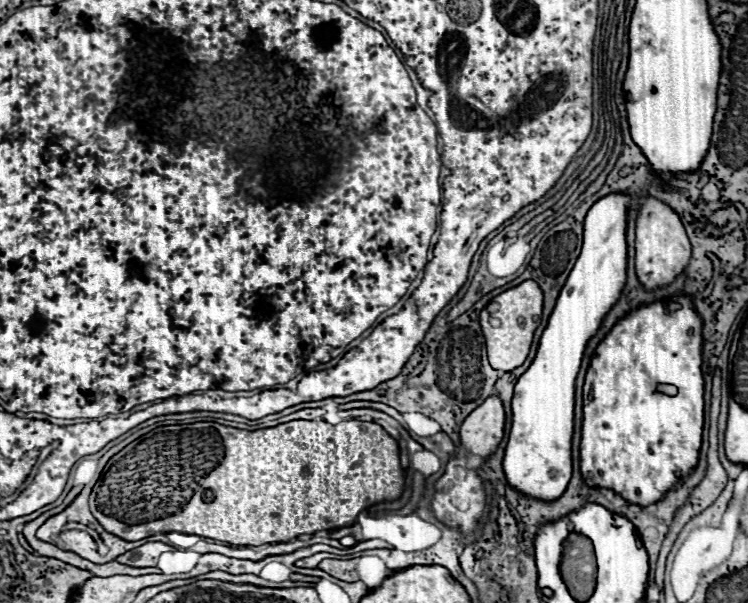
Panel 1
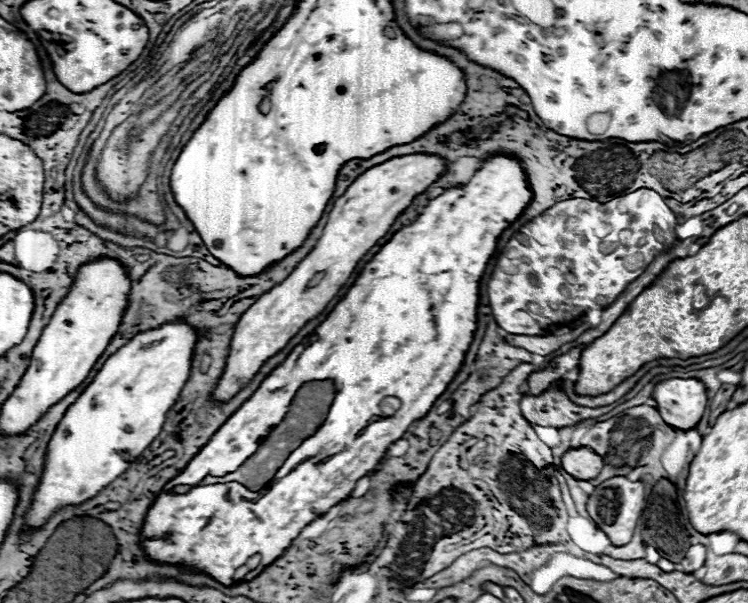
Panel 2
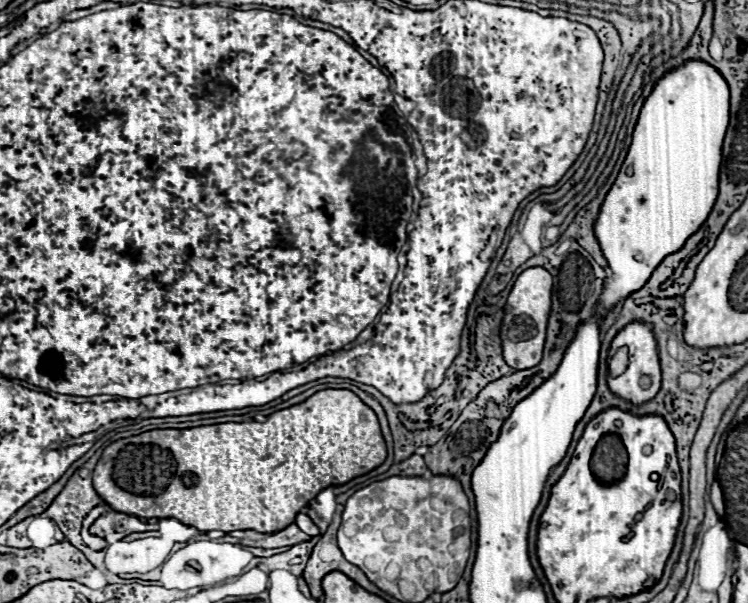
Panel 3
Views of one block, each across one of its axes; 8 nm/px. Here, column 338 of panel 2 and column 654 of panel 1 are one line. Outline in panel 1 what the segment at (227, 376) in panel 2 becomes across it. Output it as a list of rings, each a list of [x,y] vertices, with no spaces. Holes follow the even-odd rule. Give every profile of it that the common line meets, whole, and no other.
[[[644,194],[640,200],[642,206],[638,208],[636,216],[636,274],[648,290],[656,290],[658,286],[666,286],[678,274],[682,274],[690,260],[690,240],[680,216],[668,204],[648,194]]]

